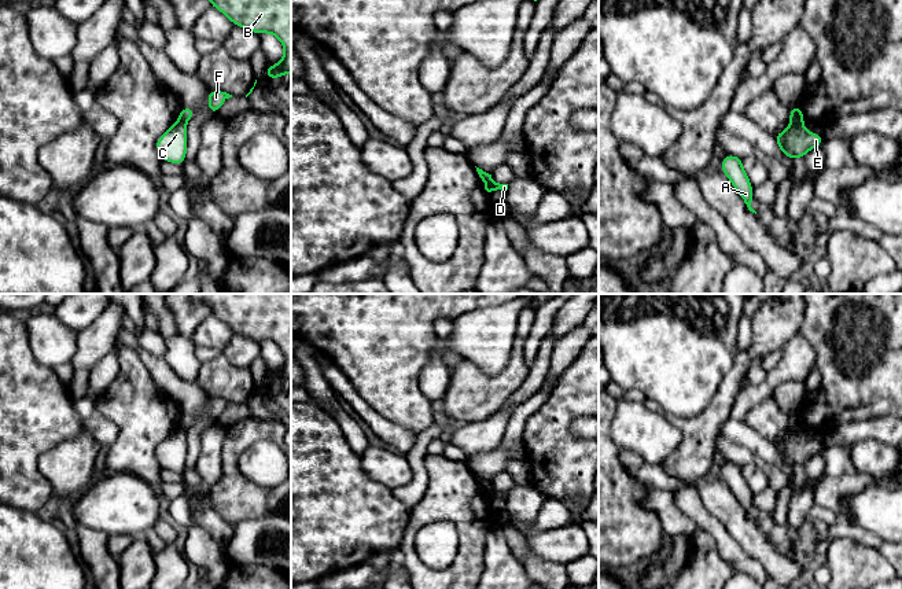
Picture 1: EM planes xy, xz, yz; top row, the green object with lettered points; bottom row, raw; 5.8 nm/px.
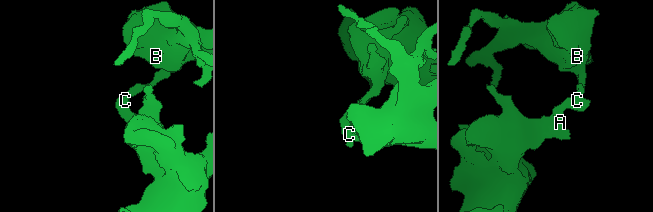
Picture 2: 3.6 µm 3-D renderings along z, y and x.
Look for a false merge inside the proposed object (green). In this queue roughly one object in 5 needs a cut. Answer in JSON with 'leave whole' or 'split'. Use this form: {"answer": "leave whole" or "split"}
{"answer": "split"}

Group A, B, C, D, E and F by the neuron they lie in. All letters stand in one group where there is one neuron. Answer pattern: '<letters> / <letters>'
A C E / B D F

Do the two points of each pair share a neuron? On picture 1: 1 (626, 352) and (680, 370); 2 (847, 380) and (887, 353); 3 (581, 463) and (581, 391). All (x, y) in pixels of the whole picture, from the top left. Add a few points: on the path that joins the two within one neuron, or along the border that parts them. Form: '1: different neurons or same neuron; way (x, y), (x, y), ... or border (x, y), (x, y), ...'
1: same neuron; way (640, 352), (662, 352), (666, 356)
2: same neuron; way (857, 379), (877, 359)
3: same neuron; way (563, 445), (563, 409)

